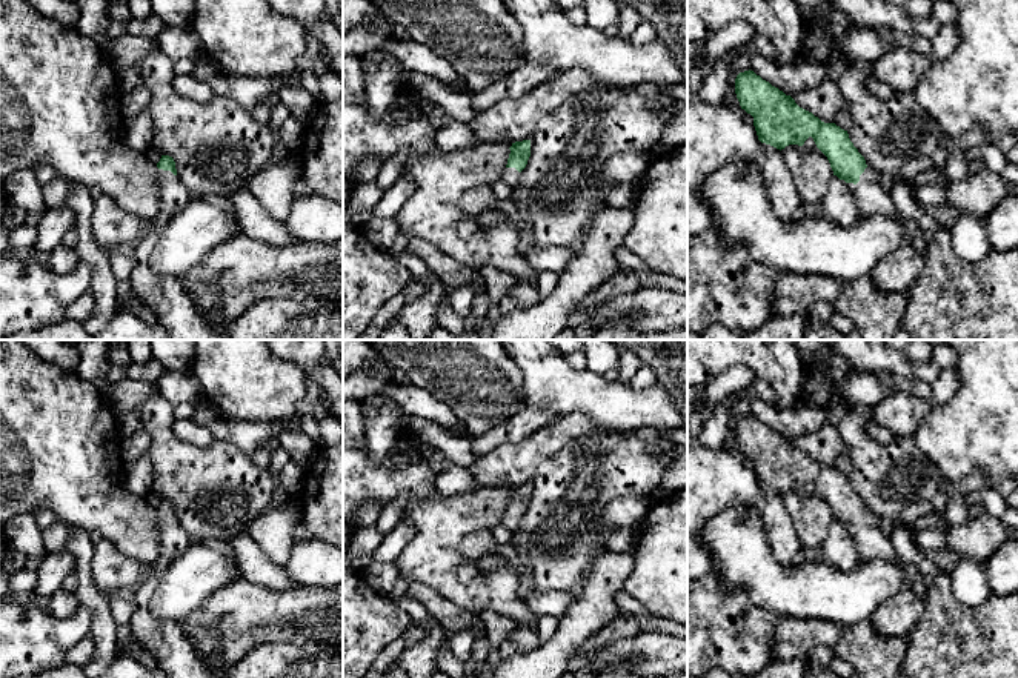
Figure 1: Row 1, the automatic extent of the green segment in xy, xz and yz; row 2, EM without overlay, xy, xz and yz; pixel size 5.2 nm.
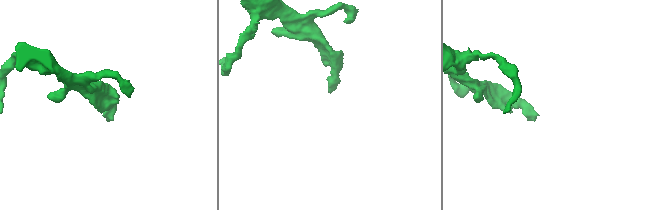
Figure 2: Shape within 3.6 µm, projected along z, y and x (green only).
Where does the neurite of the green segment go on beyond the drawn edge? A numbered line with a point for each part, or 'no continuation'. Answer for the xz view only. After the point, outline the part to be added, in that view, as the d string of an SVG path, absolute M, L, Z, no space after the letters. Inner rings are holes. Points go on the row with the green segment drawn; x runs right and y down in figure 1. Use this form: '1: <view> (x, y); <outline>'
1: xz (509, 176); M504 168L501 171L500 180L509 184L512 189L517 188L520 181L520 174L515 168Z

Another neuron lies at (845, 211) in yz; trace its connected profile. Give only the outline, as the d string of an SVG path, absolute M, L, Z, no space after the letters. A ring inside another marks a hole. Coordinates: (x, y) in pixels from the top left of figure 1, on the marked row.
M837 175L829 183L827 194L818 212L840 226L850 226L860 218L858 206L852 191Z

